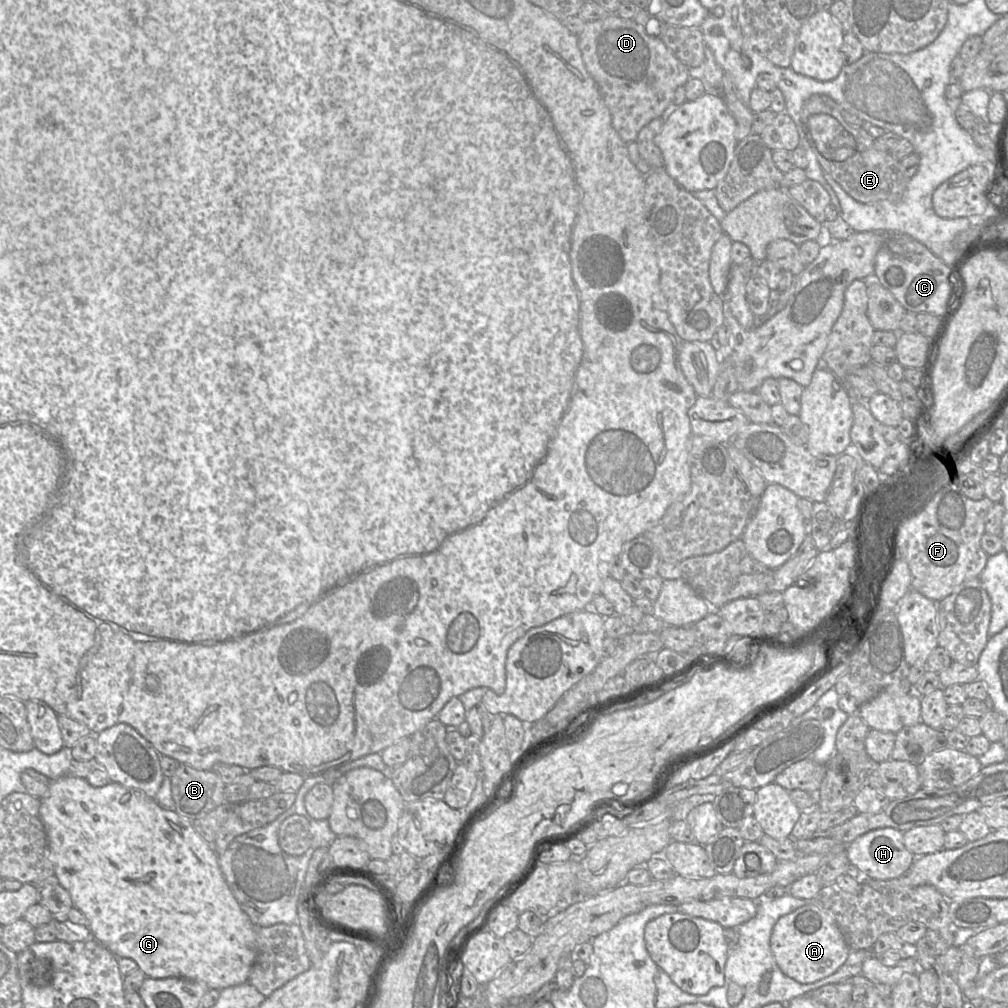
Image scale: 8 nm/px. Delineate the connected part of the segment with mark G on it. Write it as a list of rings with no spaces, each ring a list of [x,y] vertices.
[[[67,774],[51,780],[46,795],[41,799],[40,818],[48,838],[54,873],[59,884],[71,896],[73,906],[81,911],[90,924],[93,938],[117,958],[134,960],[146,977],[153,979],[181,978],[206,984],[209,989],[222,990],[244,984],[257,955],[257,927],[242,910],[228,887],[219,866],[218,854],[194,829],[192,821],[181,817],[175,810],[163,808],[155,799],[136,788],[117,782],[102,787],[91,786],[86,779]]]

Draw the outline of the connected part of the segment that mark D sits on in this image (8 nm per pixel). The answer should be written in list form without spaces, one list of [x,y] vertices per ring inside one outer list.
[[[617,14],[586,22],[578,35],[578,44],[587,71],[592,76],[608,107],[612,125],[625,143],[636,141],[640,130],[653,119],[666,116],[678,87],[685,86],[691,78],[691,70],[683,64],[662,42],[652,37],[632,19]]]

